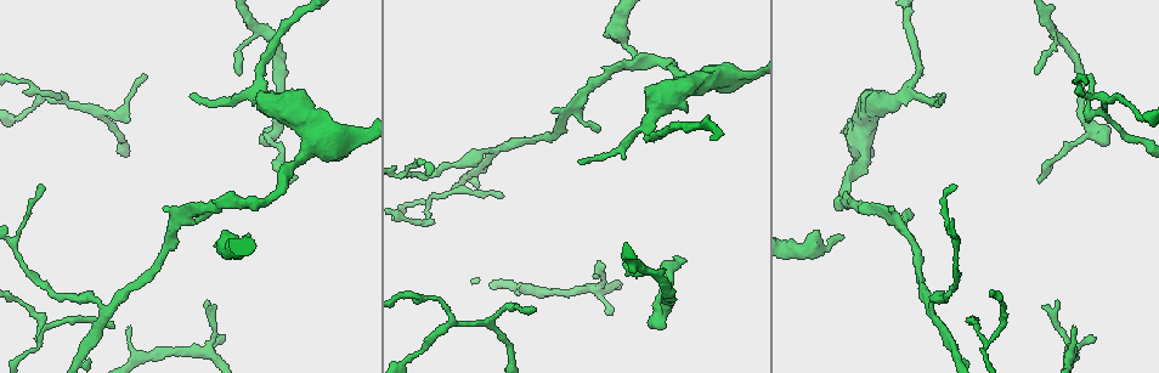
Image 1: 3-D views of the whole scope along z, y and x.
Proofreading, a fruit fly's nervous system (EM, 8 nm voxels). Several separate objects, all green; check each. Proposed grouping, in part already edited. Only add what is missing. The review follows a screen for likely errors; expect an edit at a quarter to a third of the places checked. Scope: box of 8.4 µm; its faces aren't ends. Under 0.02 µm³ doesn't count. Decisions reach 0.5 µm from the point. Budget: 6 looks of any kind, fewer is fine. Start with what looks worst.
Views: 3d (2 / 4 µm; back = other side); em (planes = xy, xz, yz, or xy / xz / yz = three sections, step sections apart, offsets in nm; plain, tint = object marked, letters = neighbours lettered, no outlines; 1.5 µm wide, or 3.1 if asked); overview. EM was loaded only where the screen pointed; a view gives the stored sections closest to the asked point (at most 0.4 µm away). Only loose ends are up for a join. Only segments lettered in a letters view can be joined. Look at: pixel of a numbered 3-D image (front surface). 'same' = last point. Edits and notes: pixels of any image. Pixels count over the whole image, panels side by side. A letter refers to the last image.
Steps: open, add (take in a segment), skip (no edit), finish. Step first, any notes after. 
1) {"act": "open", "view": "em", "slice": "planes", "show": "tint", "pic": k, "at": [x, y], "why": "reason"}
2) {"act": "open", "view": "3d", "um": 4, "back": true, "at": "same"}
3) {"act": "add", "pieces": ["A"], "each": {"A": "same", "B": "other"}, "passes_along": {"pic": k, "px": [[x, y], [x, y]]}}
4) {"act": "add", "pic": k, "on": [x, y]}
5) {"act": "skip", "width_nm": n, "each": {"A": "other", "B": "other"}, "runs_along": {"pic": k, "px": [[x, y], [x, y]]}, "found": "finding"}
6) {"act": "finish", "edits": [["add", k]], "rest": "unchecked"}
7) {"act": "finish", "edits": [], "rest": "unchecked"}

{"act": "open", "view": "3d", "um": 2, "pic": 1, "at": [596, 275], "why": "branch stops here"}

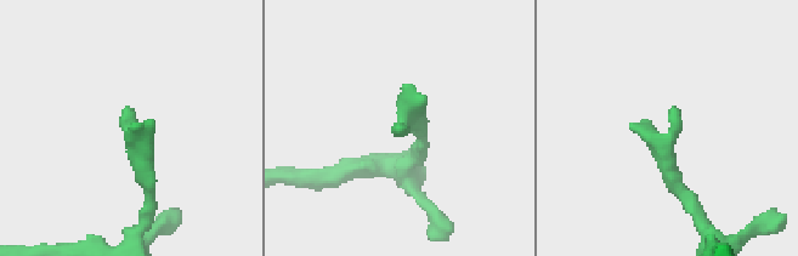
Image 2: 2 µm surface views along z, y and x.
{"act": "open", "view": "em", "slice": "xy", "step": 4, "show": "letters", "pic": 2, "at": [127, 107]}

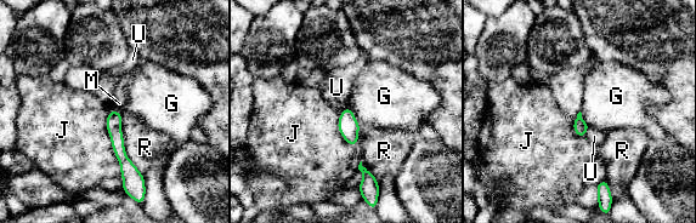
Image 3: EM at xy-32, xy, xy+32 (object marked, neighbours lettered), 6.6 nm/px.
{"act": "skip", "each": {"G": "other", "J": "other", "M": "other", "R": "other", "U": "other"}, "border": {"pic": 3, "px": [[112, 107], [122, 114]]}, "found": "no lettered segment goes on from it"}

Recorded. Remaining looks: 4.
{"act": "open", "view": "em", "slice": "planes", "show": "letters", "pic": 1, "at": [841, 236], "why": "an open end"}

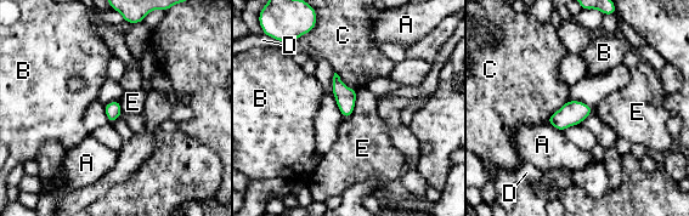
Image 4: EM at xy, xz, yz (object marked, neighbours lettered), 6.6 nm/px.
{"act": "skip", "each": {"A": "other", "B": "other", "C": "other", "D": "other", "E": "other"}, "border": {"pic": 4, "px": [[357, 90], [354, 112], [345, 118]]}, "found": "none of them fits"}

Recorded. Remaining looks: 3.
{"act": "open", "view": "em", "slice": "planes", "show": "letters", "pic": 1, "at": [430, 175], "why": "thin end"}

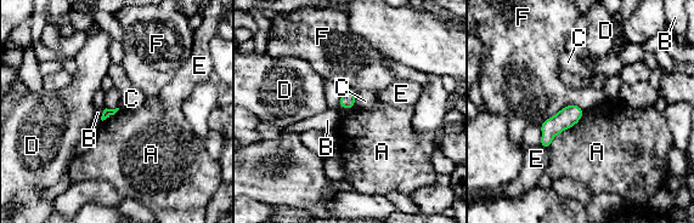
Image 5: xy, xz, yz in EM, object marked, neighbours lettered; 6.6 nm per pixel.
{"act": "skip", "width_nm": 60, "each": {"A": "other", "B": "other", "C": "other", "D": "other", "E": "other", "F": "other"}, "border": {"pic": 5, "px": [[585, 110], [548, 148]]}, "found": "no lettered segment goes on from it"}

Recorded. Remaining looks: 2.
{"act": "finish", "edits": [], "rest": "unchecked"}

